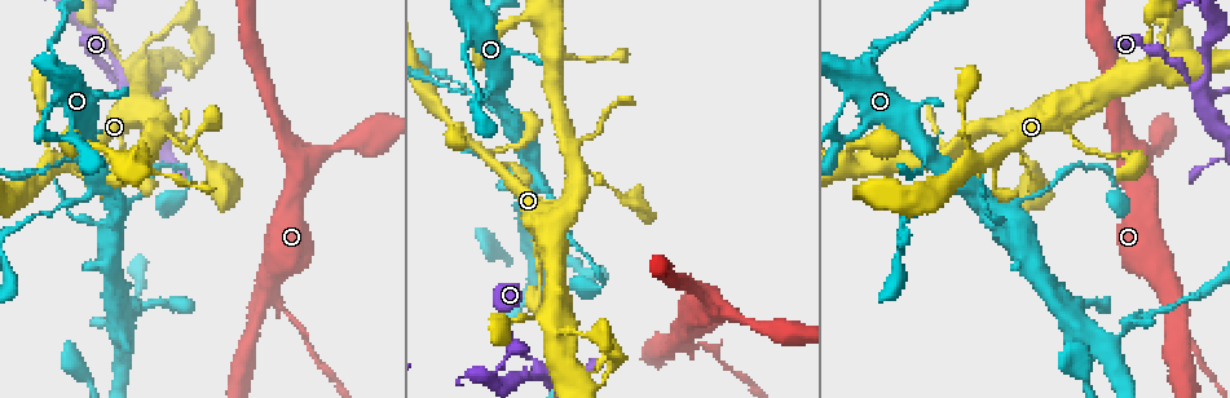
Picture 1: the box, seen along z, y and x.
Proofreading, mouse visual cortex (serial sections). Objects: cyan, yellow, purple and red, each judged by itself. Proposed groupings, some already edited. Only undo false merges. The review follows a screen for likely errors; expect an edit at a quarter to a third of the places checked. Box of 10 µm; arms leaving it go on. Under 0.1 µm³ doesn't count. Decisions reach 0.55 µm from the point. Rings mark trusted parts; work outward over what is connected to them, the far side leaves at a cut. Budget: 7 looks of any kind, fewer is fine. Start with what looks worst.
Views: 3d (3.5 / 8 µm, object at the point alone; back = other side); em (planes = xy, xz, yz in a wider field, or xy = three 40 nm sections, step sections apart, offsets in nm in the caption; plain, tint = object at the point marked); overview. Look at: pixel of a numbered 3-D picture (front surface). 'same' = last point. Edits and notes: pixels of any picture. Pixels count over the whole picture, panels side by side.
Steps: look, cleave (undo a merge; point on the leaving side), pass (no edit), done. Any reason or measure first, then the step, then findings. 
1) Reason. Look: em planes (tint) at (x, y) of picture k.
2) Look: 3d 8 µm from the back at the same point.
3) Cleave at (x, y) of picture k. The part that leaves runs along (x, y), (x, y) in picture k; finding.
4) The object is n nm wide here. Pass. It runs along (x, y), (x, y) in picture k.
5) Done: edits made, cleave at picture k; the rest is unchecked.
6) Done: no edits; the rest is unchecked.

Two arms in line, one across. Look: 3d 8 µm from the back at (512, 126) of picture 1.

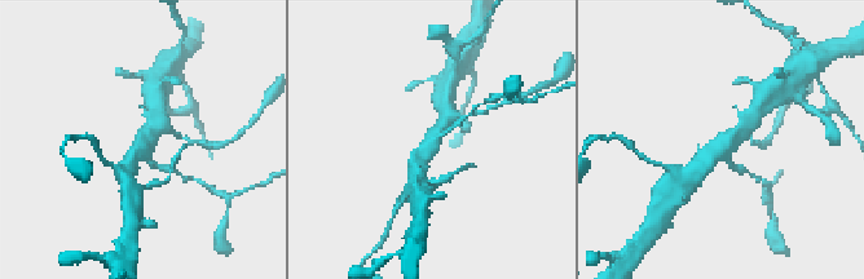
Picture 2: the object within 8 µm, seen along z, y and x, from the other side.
3 arms meet here; the arms are 150, 400, 400 nm wide. Look: em xy step 3 (tint) at the same point.

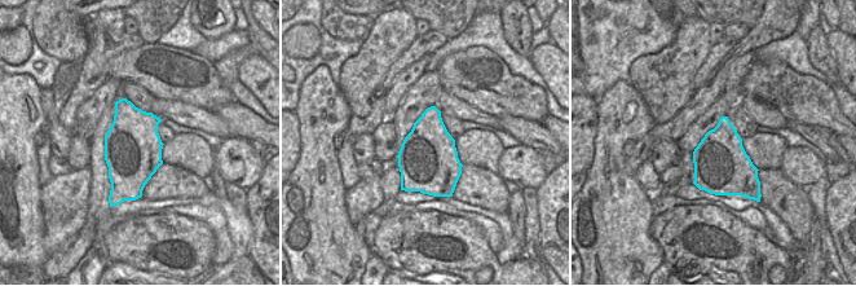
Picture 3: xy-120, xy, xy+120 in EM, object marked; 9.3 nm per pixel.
Pass. It runs along (748, 124), (696, 169) in picture 2; one cell here.

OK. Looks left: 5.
Sudden change in width. Look: 3d 3.5 µm at (873, 60) of picture 1.

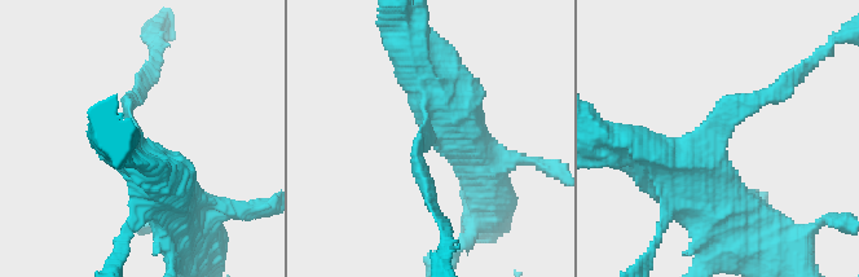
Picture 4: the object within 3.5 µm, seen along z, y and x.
The arms are 200, 600 nm wide; now the EM. Look: em planes (tint) at (430, 137) of picture 4.

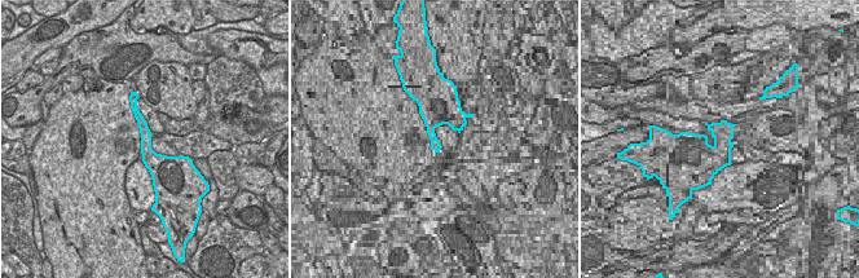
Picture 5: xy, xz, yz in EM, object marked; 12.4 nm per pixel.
Pass. It runs along (723, 206), (704, 181), (723, 133), (783, 91) in picture 4; one cell here.

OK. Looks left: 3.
Thick turns thin. Look: 3d 8 µm at (549, 195) of picture 1.

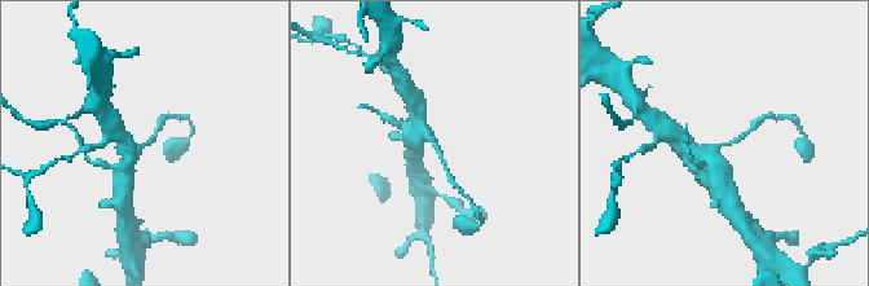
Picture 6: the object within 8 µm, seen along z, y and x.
The arms are 150, 450 nm wide; now the EM. Look: em planes (tint) at the same point.

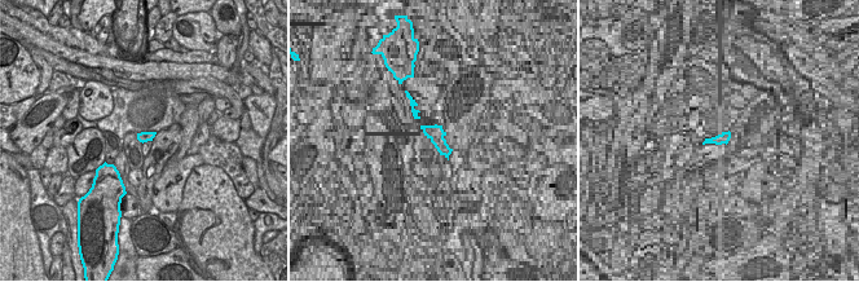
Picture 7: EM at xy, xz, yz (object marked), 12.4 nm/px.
Pass. It runs along (698, 155), (704, 159), (753, 126) in picture 6; one cell here.

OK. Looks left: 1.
Done: no edits; the rest is unchecked.

